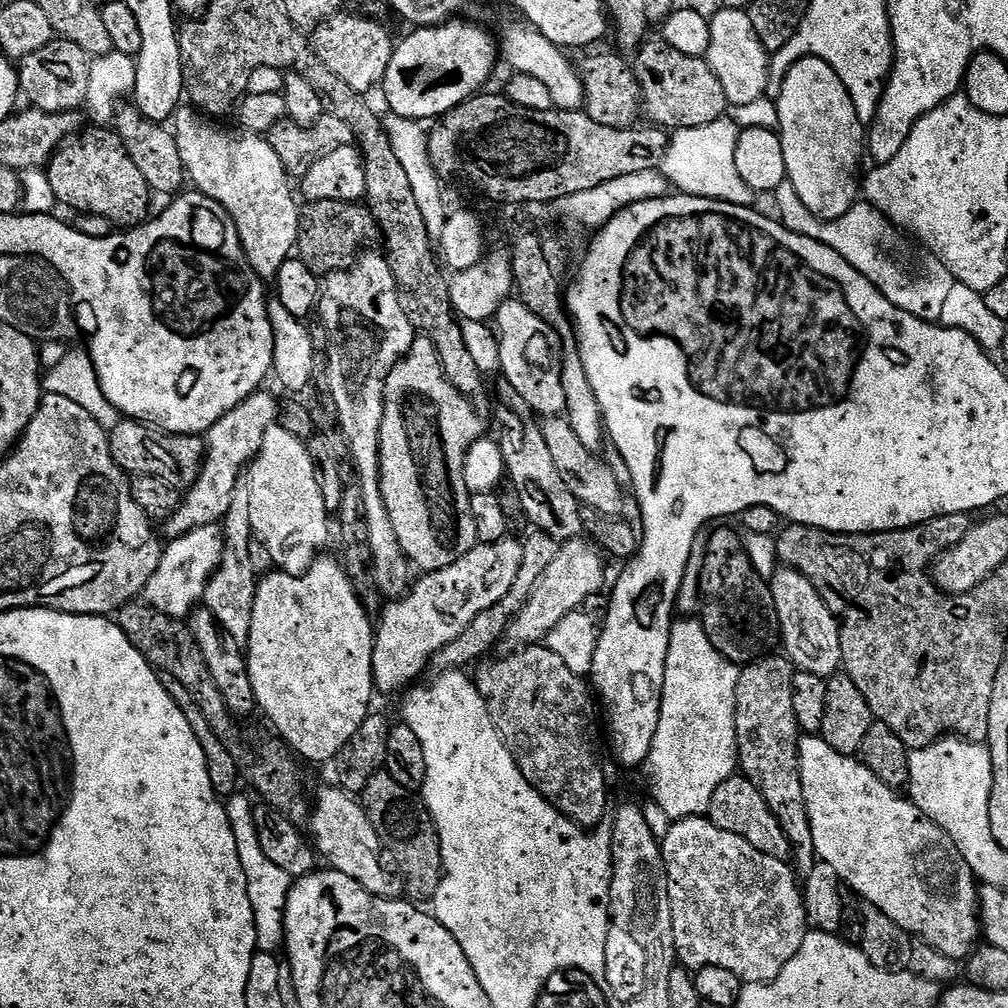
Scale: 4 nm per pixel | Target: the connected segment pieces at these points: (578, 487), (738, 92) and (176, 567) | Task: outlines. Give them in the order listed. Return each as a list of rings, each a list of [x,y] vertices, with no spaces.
[[[553,416],[543,421],[546,446],[550,446],[550,454],[554,462],[558,462],[558,474],[570,486],[570,494],[586,508],[593,508],[599,516],[616,518],[623,513],[625,489],[621,488],[618,478],[614,478],[614,470],[608,465],[603,455],[586,450],[582,441],[574,434],[570,422],[563,416]]]
[[[723,6],[717,8],[708,21],[710,50],[706,59],[710,70],[718,74],[718,82],[722,82],[722,90],[726,90],[729,105],[743,106],[745,102],[758,102],[758,98],[764,96],[766,82],[770,78],[770,53],[762,46],[747,11]]]
[[[220,524],[190,530],[185,536],[169,539],[158,562],[158,570],[146,582],[143,603],[175,620],[187,621],[188,616],[203,601],[208,580],[216,572],[224,549],[224,529]]]

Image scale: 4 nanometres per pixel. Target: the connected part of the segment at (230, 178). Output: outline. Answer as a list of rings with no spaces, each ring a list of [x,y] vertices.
[[[191,106],[177,108],[175,124],[174,135],[178,142],[178,154],[182,154],[184,170],[191,187],[204,196],[214,198],[214,202],[218,202],[228,211],[238,230],[242,250],[254,274],[258,274],[265,282],[275,281],[282,266],[293,255],[296,248],[302,208],[299,203],[296,205],[298,196],[294,191],[293,181],[282,166],[278,154],[274,154],[274,146],[263,135],[255,132],[245,132],[235,127],[234,129],[219,128],[216,125],[219,123],[213,122],[207,115],[201,114]]]

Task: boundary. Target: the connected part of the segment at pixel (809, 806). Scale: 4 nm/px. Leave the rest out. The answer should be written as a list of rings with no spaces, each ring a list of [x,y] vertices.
[[[819,734],[801,735],[799,742],[802,794],[817,857],[834,866],[841,881],[847,887],[849,884],[865,905],[886,914],[890,922],[902,926],[921,945],[928,945],[954,961],[967,961],[982,936],[978,881],[951,838],[907,795],[883,784],[856,756],[836,752]]]

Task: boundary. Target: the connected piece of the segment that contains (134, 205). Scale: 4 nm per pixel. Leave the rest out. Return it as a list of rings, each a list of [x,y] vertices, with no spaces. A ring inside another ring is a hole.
[[[92,126],[64,141],[56,155],[48,161],[47,172],[48,188],[56,195],[57,202],[76,212],[101,216],[117,224],[115,227],[120,230],[135,228],[149,219],[148,207],[152,204],[154,193],[146,178],[142,178],[142,170],[134,166],[134,158],[130,158],[115,130]]]

